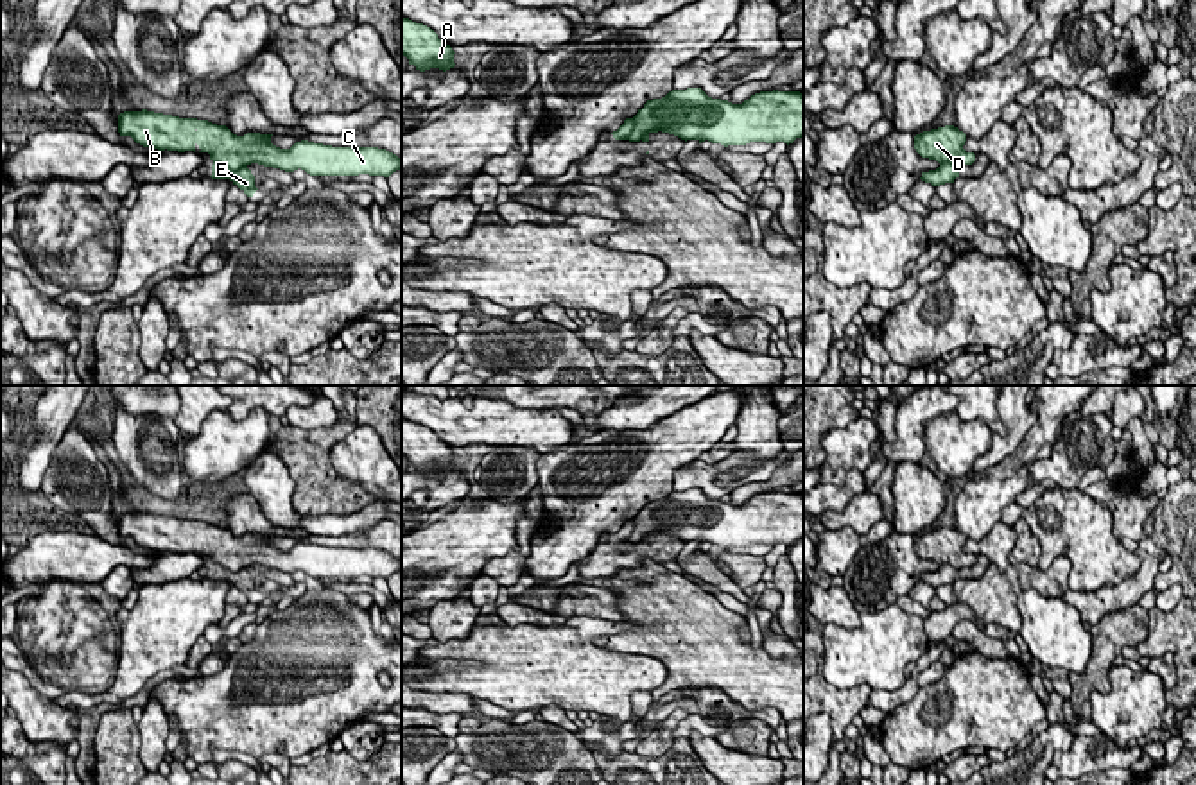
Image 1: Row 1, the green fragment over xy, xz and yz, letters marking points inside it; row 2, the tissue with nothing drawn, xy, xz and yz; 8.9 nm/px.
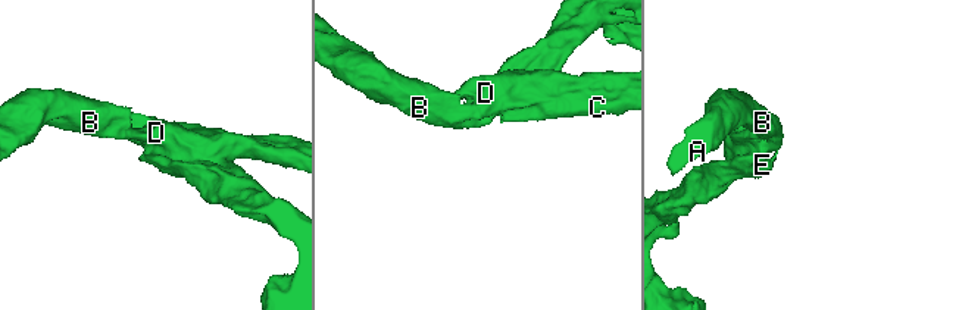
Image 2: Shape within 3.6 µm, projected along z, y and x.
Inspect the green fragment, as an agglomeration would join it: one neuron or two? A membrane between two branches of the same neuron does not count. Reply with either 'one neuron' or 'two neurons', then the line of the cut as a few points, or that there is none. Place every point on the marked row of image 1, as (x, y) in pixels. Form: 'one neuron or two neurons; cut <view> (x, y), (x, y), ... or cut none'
two neurons; cut xy (214, 160), (232, 169), (246, 167)

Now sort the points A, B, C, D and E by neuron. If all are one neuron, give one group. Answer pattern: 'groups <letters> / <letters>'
groups A B C D / E

